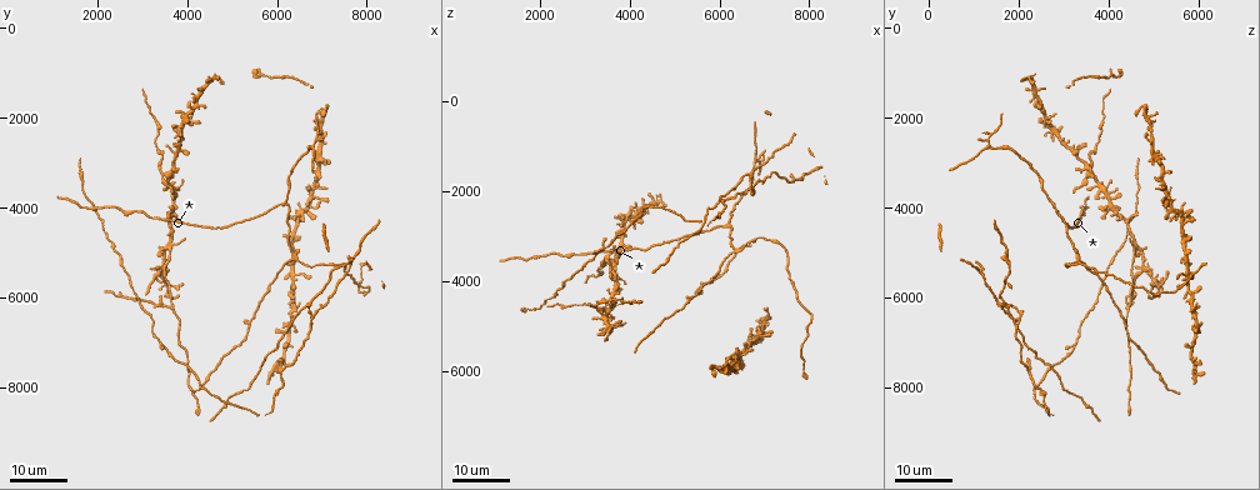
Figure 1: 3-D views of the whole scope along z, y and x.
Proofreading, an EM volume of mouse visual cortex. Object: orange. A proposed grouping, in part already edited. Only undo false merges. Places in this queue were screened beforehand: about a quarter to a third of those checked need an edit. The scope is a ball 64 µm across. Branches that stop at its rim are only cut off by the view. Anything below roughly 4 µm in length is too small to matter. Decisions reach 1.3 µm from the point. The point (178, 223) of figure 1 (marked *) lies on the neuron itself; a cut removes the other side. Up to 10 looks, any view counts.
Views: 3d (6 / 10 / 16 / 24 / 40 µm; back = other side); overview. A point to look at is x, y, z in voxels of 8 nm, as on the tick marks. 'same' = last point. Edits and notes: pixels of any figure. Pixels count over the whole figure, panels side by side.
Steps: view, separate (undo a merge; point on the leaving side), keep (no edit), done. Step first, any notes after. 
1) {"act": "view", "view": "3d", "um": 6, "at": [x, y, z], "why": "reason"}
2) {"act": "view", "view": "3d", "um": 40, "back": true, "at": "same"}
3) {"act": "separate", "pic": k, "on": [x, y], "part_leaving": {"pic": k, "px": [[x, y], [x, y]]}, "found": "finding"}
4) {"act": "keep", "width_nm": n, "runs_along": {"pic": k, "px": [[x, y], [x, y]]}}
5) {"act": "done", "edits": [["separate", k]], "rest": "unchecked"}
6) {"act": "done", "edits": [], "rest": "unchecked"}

{"act": "view", "view": "3d", "um": 24, "at": [3550, 3200, 3500]}

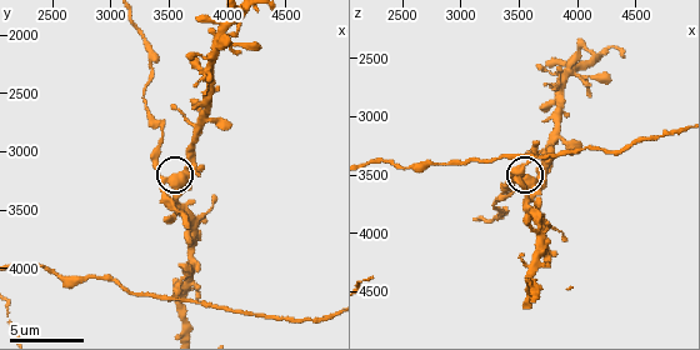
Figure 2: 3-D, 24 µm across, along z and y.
{"act": "view", "view": "3d", "um": 10, "at": [3620, 3220, 3540]}

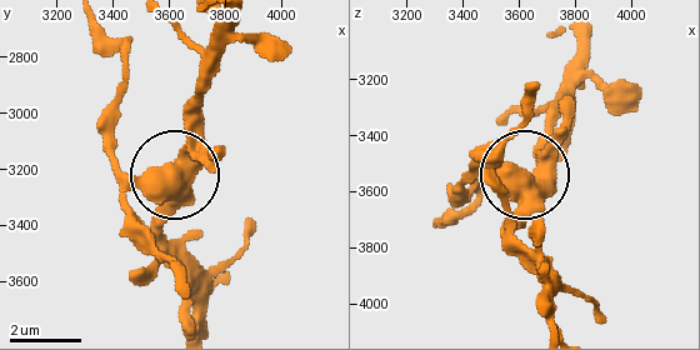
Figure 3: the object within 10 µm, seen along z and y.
{"act": "separate", "pic": 3, "on": [116, 164], "part_leaving": {"pic": 3, "px": [[165, 179], [131, 176], [118, 161], [123, 54], [105, 26]]}, "found": "two neurons meet here"}

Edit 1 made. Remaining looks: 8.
{"act": "view", "view": "overview"}

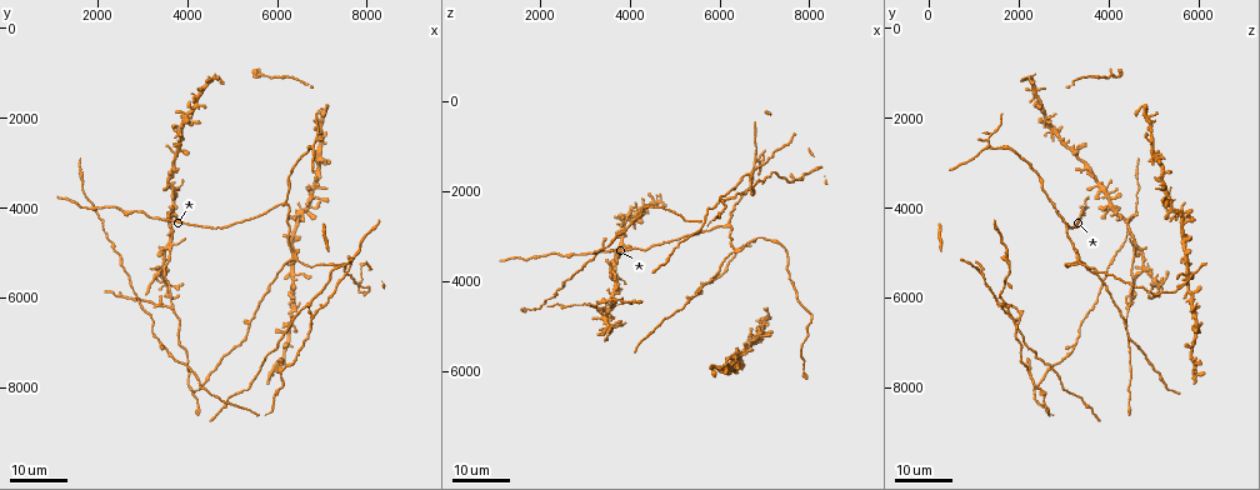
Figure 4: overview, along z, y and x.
{"act": "view", "view": "3d", "um": 24, "at": [6200, 3900, 2700], "why": "branch point"}

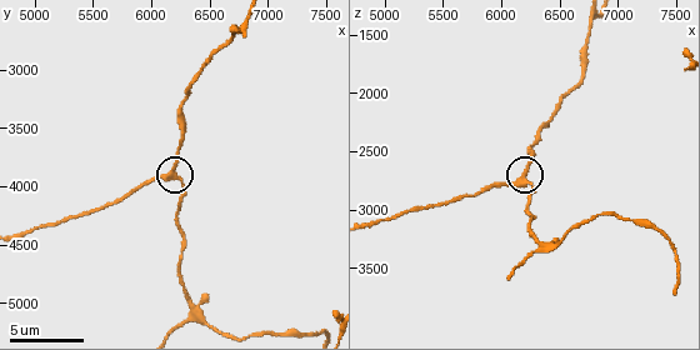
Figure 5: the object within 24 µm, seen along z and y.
{"act": "view", "view": "3d", "um": 10, "at": [6180, 3860, 2740]}

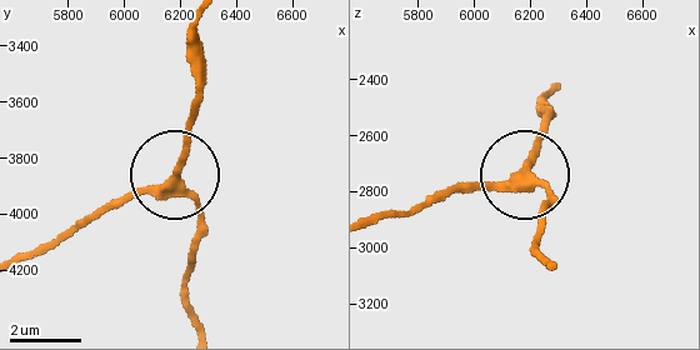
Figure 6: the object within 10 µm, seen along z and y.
{"act": "keep", "runs_along": {"pic": 6, "px": [[24, 260], [168, 188], [195, 93]]}, "found": "all the same neuron"}

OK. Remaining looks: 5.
{"act": "view", "view": "3d", "um": 24, "at": [6700, 6600, 1850], "why": "a fork"}

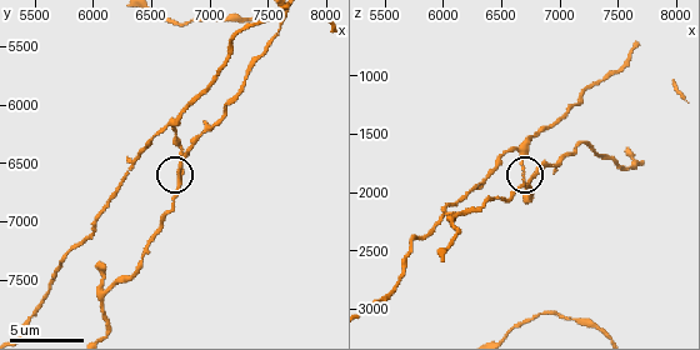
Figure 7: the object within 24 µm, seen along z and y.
{"act": "view", "view": "3d", "um": 6, "at": [6720, 6580, 1920]}

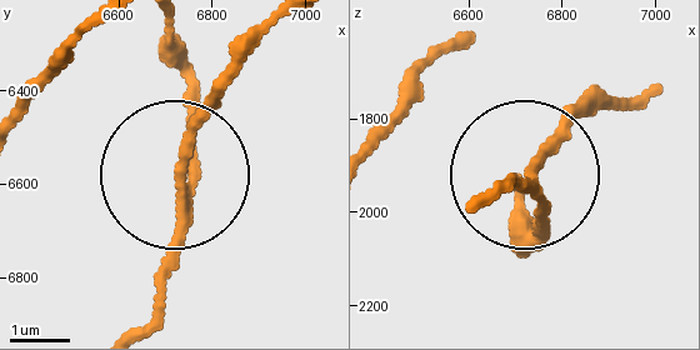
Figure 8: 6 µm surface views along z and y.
{"act": "separate", "pic": 8, "on": [206, 119], "part_leaving": {"pic": 8, "px": [[180, 206], [190, 123], [270, 33]]}, "found": "a second neuron is stuck on"}

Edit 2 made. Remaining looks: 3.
{"act": "view", "view": "3d", "um": 24, "at": [3400, 5400, 4800], "why": "two arms at a narrow angle"}

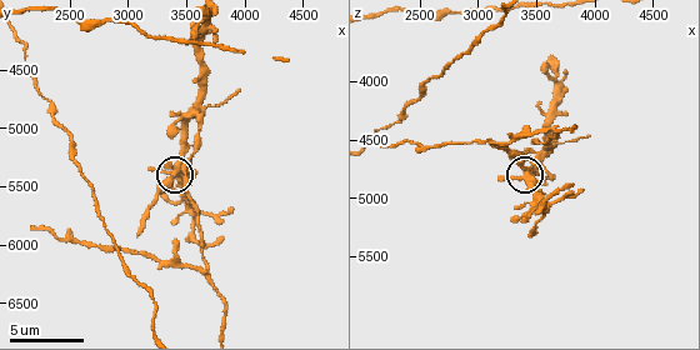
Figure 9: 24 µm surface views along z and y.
{"act": "view", "view": "3d", "um": 10, "at": [3420, 5380, 4800], "why": "closer look"}

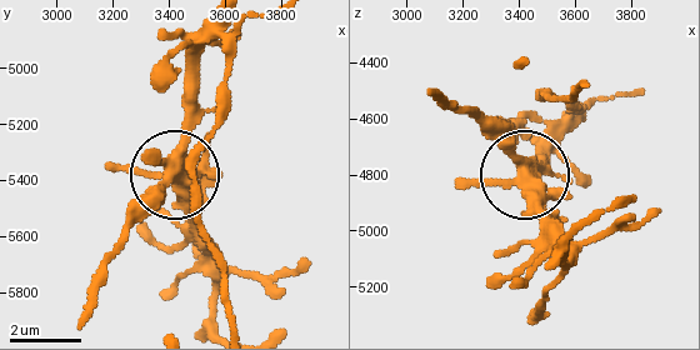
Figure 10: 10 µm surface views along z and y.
{"act": "separate", "pic": 10, "on": [128, 213], "side_arm_um": 6, "part_leaving": {"pic": 10, "px": [[511, 154], [434, 91]]}, "found": "two neurons meet here"}

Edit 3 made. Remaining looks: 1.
{"act": "view", "view": "3d", "um": 10, "at": [3580, 4860, 4600], "why": "looks like a crossing"}

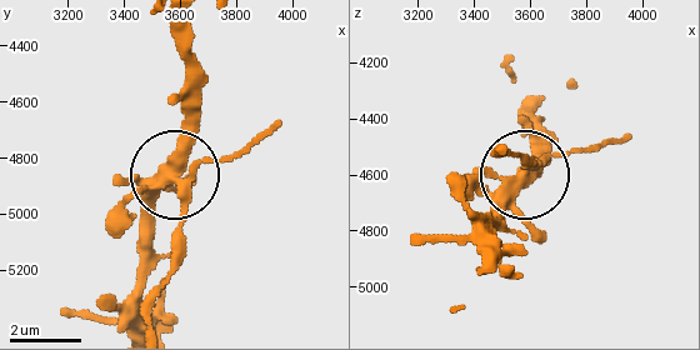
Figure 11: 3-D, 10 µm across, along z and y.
{"act": "separate", "pic": 11, "on": [181, 238], "arms": 5, "found": "a second neuron is stuck on"}

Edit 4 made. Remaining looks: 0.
{"act": "done", "edits": [["separate", 3], ["separate", 8], ["separate", 10], ["separate", 11]], "rest": "unchecked"}

